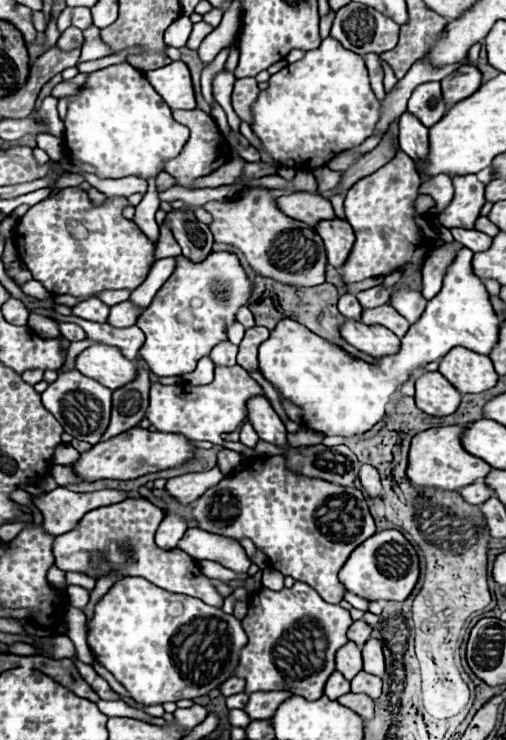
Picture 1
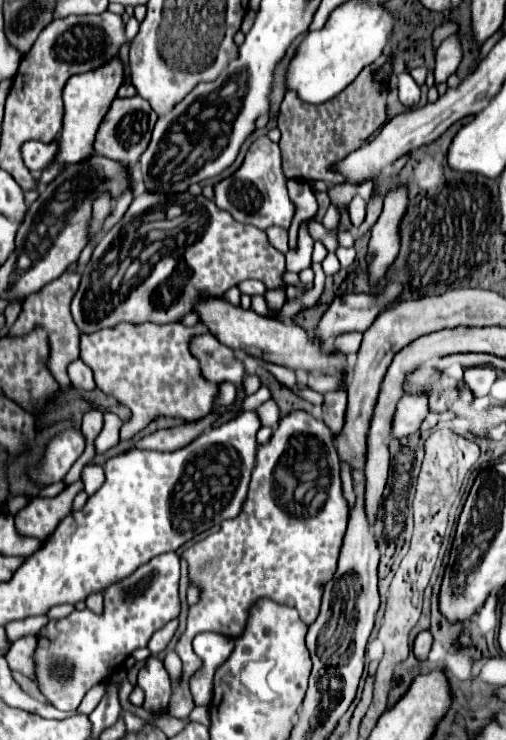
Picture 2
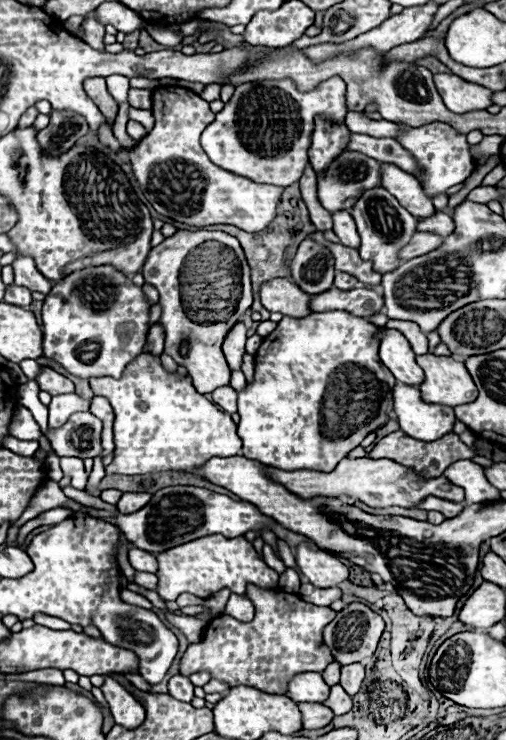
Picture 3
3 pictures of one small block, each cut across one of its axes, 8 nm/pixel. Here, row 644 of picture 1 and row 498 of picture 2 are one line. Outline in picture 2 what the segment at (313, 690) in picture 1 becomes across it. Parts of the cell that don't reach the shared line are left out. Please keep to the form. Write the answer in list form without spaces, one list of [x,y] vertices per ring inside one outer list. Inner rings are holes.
[[[290,412],[286,418],[280,420],[280,426],[274,430],[272,438],[266,444],[258,446],[256,468],[252,472],[248,496],[242,504],[240,514],[232,520],[224,520],[220,530],[192,544],[182,554],[182,558],[188,562],[190,586],[196,586],[200,590],[200,598],[194,606],[190,606],[188,628],[176,642],[175,651],[184,668],[180,680],[172,683],[168,708],[170,715],[174,718],[188,718],[188,714],[194,710],[194,700],[188,692],[188,680],[192,678],[192,672],[200,668],[200,658],[194,654],[192,647],[196,634],[212,630],[222,636],[236,638],[238,632],[244,630],[248,610],[258,598],[270,598],[278,604],[296,608],[306,624],[312,624],[316,620],[324,584],[332,578],[332,572],[336,572],[336,560],[340,554],[346,524],[348,506],[342,496],[340,462],[334,448],[334,436],[322,420],[310,416],[308,412]]]

